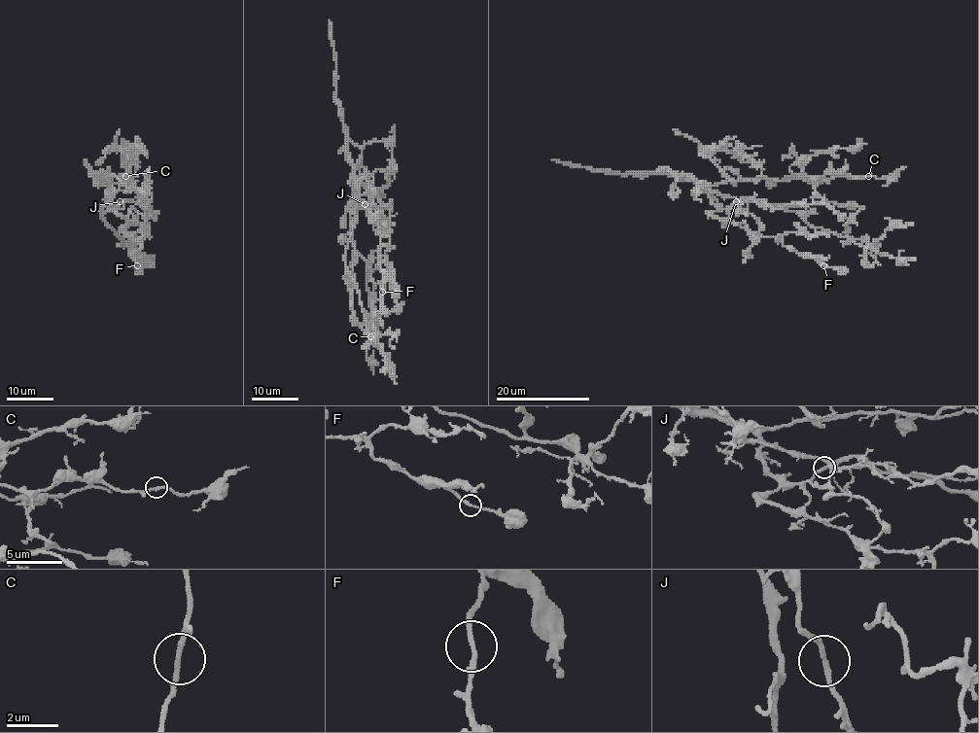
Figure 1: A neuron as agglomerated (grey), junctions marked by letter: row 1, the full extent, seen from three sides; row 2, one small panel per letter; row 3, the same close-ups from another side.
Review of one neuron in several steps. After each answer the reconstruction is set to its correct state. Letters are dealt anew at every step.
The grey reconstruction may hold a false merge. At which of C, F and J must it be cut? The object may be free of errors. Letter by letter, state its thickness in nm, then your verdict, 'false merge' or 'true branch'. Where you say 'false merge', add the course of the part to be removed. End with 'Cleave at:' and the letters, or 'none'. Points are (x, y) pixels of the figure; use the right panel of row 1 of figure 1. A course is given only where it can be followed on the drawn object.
C: 190 nm | true branch
F: 170 nm | true branch
J: 170 nm | true branch
Cleave at: none

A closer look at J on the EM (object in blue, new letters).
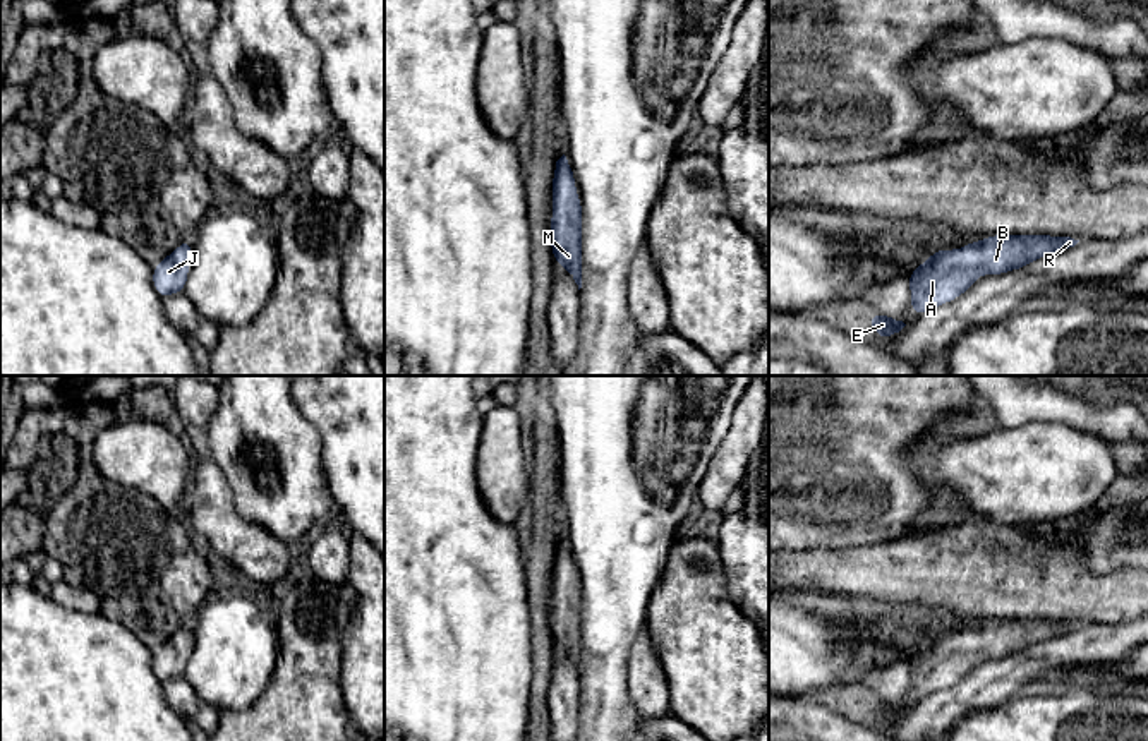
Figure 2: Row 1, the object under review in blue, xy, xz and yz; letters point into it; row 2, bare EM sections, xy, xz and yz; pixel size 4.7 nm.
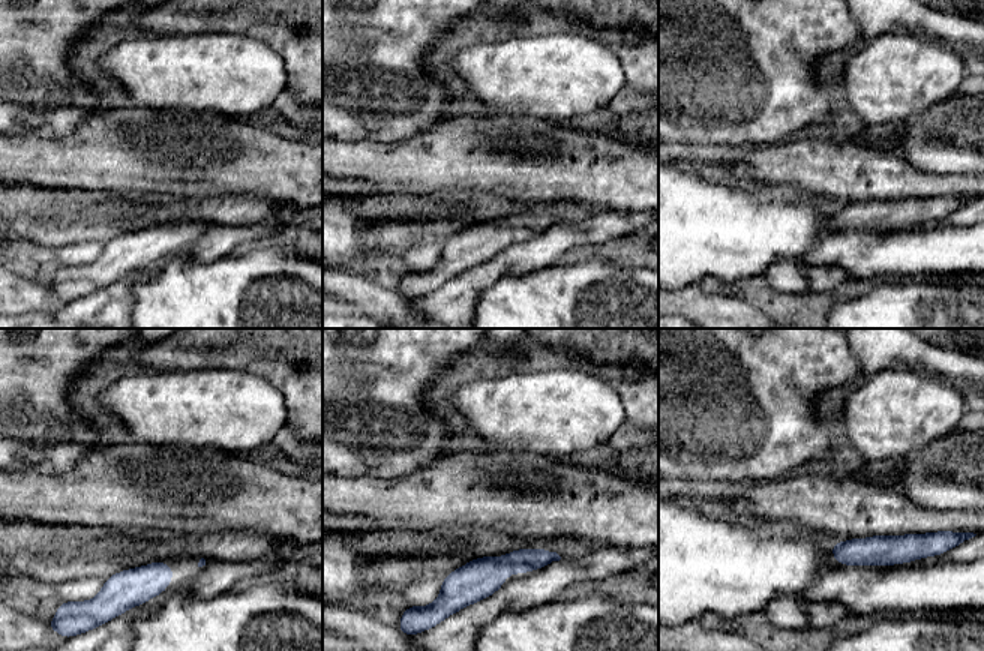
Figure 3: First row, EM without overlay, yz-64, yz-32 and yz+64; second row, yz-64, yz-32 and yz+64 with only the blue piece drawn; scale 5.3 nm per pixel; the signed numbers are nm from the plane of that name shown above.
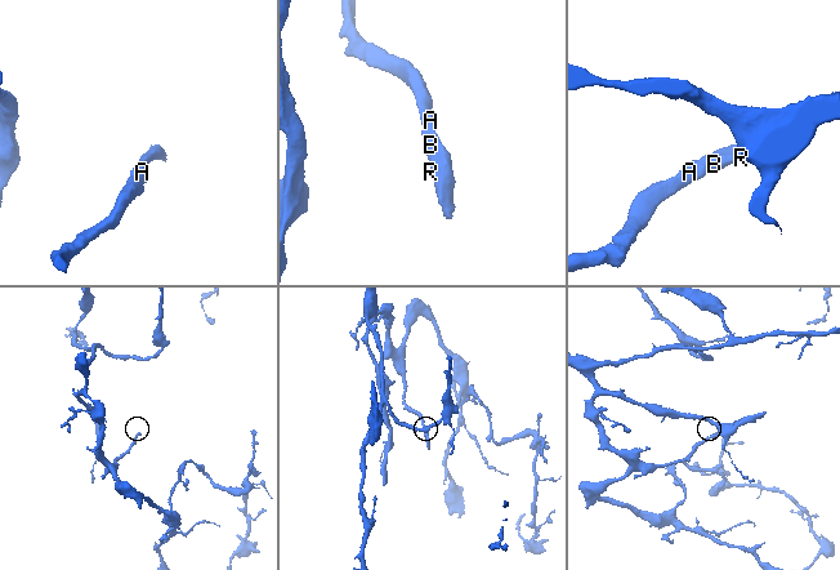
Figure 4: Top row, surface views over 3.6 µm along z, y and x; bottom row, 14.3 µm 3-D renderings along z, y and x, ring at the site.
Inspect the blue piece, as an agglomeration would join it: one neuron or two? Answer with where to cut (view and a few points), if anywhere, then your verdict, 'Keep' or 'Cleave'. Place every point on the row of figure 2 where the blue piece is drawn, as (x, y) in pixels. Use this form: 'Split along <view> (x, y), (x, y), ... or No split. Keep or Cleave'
No split. Keep

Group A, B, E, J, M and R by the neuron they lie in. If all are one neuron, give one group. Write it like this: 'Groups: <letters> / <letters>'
Groups: A B E J M R

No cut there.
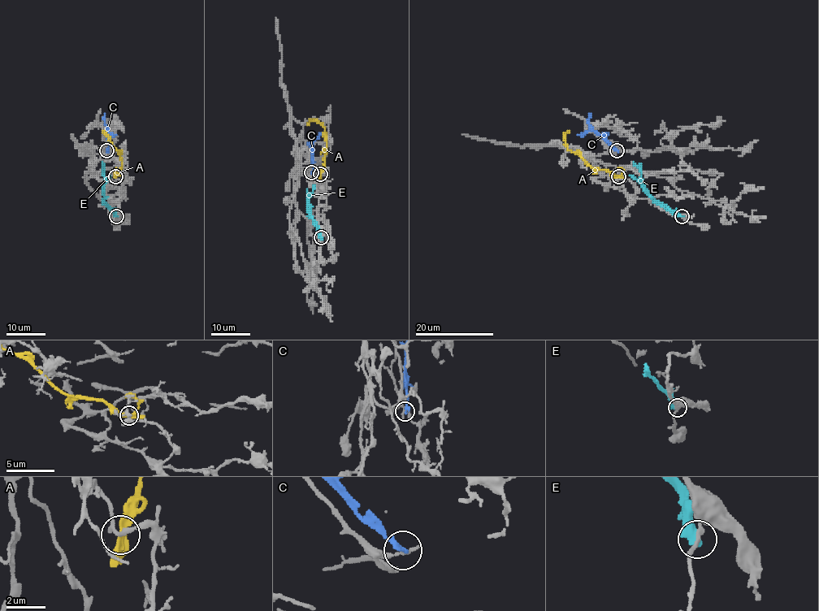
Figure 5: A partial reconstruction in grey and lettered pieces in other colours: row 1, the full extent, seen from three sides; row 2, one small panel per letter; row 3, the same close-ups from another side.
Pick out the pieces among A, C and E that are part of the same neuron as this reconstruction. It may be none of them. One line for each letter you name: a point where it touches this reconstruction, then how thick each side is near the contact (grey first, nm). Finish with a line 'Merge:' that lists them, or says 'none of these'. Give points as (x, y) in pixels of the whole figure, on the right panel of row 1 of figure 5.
Merge: none of these

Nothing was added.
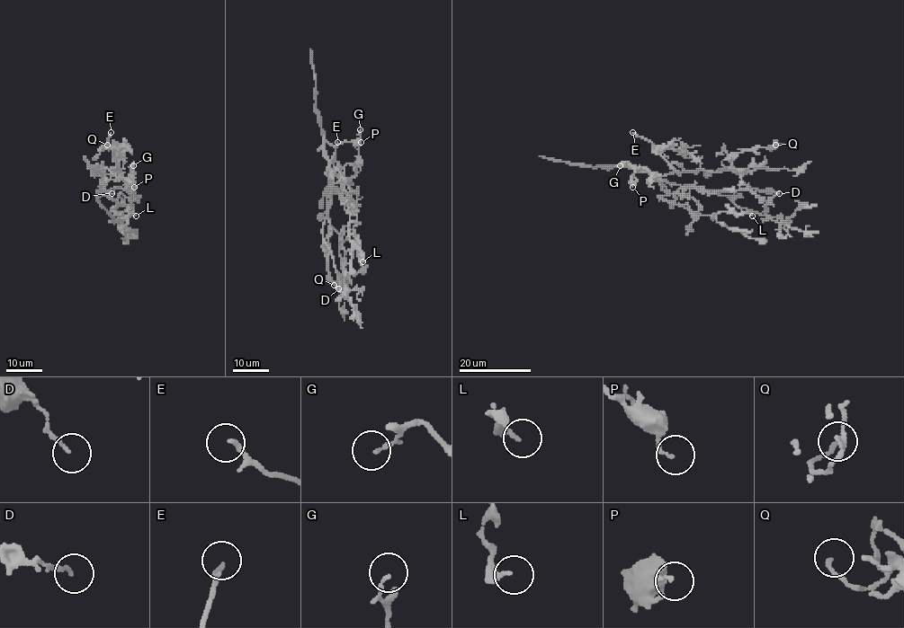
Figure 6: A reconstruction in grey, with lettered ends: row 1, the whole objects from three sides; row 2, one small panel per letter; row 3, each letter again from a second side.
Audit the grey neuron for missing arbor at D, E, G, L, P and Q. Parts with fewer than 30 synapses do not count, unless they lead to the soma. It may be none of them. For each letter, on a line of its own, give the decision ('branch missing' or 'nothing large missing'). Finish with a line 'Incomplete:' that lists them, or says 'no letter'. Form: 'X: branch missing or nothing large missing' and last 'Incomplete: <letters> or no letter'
D: nothing large missing
E: nothing large missing
G: nothing large missing
L: nothing large missing
P: nothing large missing
Q: nothing large missing
Incomplete: no letter

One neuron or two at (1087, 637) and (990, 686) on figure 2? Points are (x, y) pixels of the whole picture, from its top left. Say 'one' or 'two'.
one

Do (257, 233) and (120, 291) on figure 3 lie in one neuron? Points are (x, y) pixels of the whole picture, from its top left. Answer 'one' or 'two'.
one

